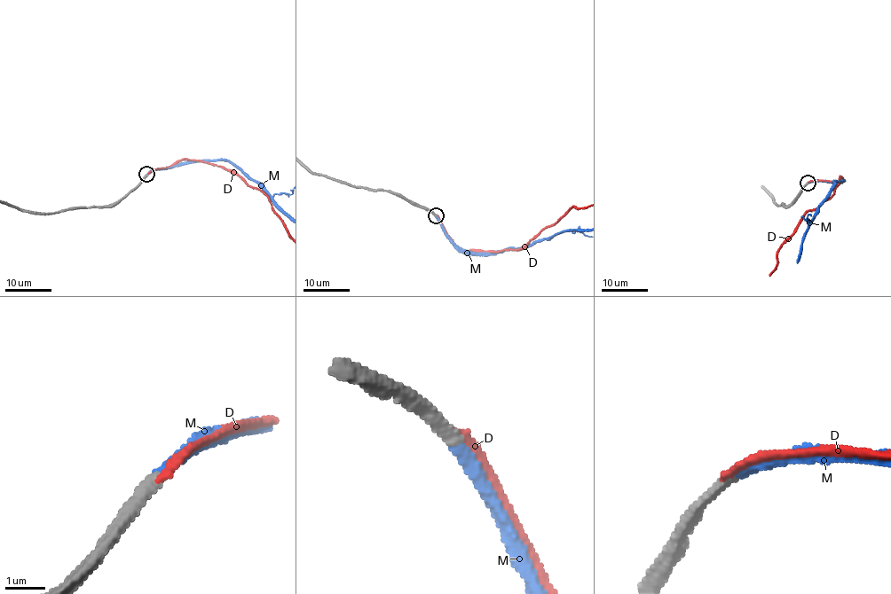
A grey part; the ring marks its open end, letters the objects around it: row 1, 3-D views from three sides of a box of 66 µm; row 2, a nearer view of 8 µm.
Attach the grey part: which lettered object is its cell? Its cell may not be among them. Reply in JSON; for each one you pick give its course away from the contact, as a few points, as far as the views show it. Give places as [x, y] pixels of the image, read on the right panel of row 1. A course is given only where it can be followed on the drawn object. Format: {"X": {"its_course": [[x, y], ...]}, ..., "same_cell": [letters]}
{"same_cell": ["M"]}

